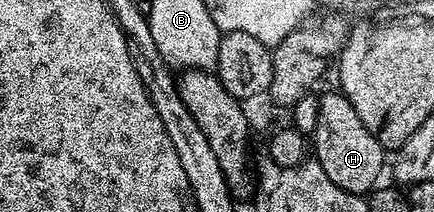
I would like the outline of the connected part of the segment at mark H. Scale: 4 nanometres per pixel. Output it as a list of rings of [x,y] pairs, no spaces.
[[[342,92],[322,95],[319,101],[319,115],[313,133],[313,154],[319,166],[325,168],[325,176],[337,184],[337,188],[345,188],[350,194],[366,195],[380,181],[383,174],[383,154],[385,148],[377,140],[365,124],[361,124],[361,116],[357,116],[357,108],[349,104]]]

